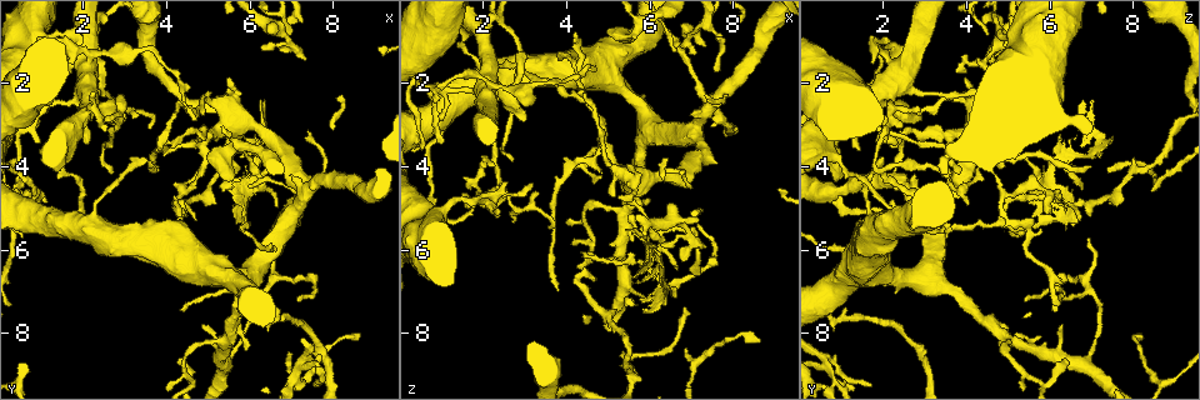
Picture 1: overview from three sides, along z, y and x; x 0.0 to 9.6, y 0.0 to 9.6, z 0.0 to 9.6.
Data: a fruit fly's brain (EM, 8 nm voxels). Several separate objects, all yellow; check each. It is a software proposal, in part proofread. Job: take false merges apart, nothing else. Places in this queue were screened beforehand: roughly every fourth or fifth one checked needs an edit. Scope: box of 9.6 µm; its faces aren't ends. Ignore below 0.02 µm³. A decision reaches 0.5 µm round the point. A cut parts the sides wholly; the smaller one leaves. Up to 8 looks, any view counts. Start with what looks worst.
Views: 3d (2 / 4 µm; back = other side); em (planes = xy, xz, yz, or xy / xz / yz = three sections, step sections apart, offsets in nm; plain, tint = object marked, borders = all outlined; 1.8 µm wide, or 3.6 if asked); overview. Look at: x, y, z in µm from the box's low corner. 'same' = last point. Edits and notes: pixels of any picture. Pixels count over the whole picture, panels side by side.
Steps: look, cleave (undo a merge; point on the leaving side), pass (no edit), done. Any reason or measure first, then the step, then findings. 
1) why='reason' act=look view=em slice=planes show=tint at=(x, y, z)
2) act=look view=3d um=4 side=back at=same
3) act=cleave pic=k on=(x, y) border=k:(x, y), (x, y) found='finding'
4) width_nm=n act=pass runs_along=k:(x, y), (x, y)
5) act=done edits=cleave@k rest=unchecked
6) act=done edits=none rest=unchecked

act=look view=em um=3.6 slice=planes show=tint at=(7.25, 8.80, 0.60)

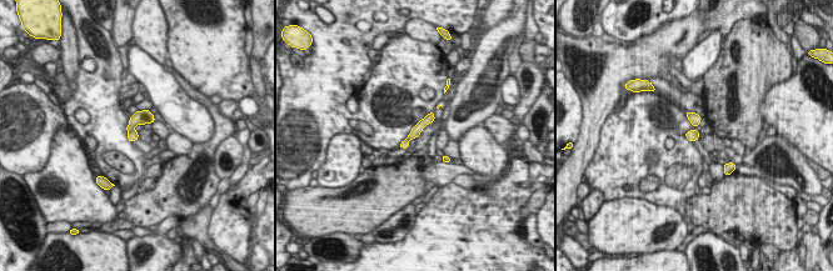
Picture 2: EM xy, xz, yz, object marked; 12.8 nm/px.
act=cleave pic=2 on=(140, 118) border=2:(133, 129), (129, 133) found='a second cell is stuck on'

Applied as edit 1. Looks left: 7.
why='sudden change in width' act=look view=3d um=2 at=(5.50, 8.15, 5.05)

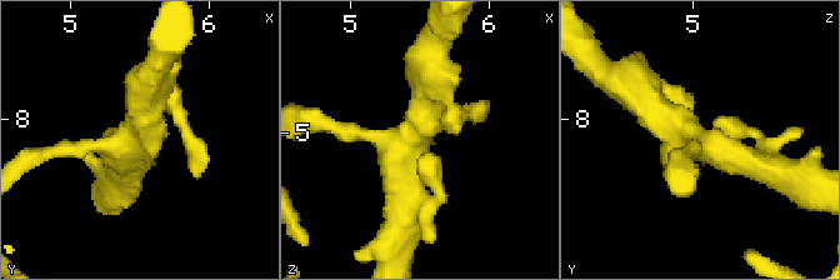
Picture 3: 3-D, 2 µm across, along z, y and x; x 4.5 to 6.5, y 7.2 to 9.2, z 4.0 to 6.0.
why='shape alone is not enough' act=look view=em slice=planes show=tint at=(5.50, 8.12, 5.02)

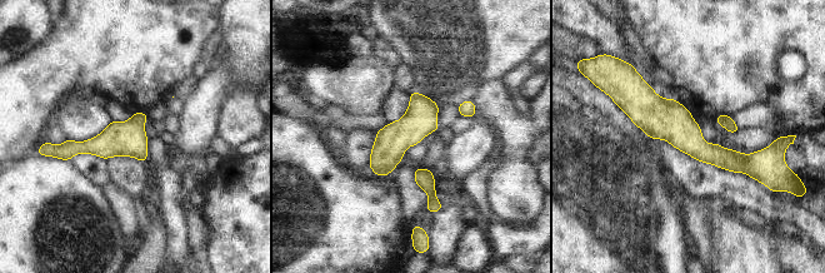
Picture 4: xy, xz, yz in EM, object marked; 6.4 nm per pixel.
width_nm=220 act=pass runs_along=4:(624, 104), (705, 153), (764, 154) found='all the same cell'

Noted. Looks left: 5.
why='sharp bend' act=look view=3d um=4 at=(6.15, 7.45, 0.55)

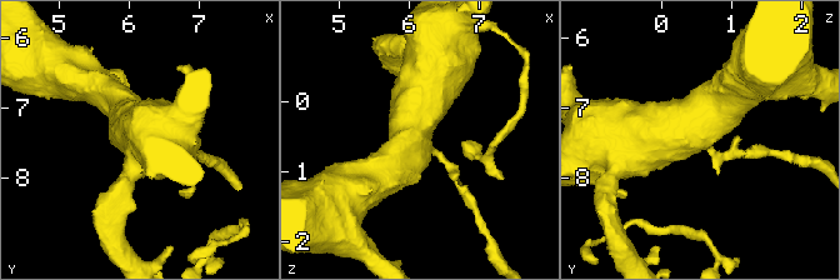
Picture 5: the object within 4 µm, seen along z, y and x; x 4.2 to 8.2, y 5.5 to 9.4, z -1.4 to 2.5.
act=look view=em um=3.6 slice=xy step=8 show=tint at=(6.15, 7.40, 0.60)

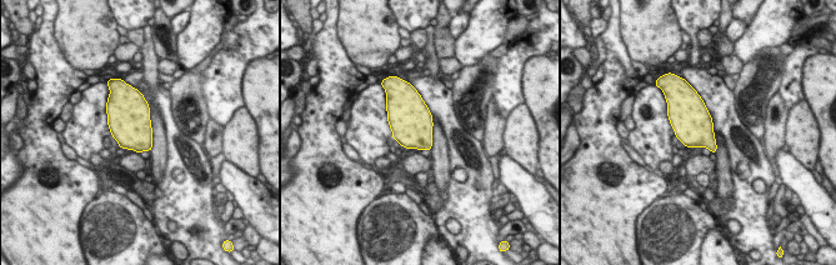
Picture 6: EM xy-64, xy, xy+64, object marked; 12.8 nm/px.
act=pass found='one cell here'

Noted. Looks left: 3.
act=done edits=cleave@2 rest=unchecked

